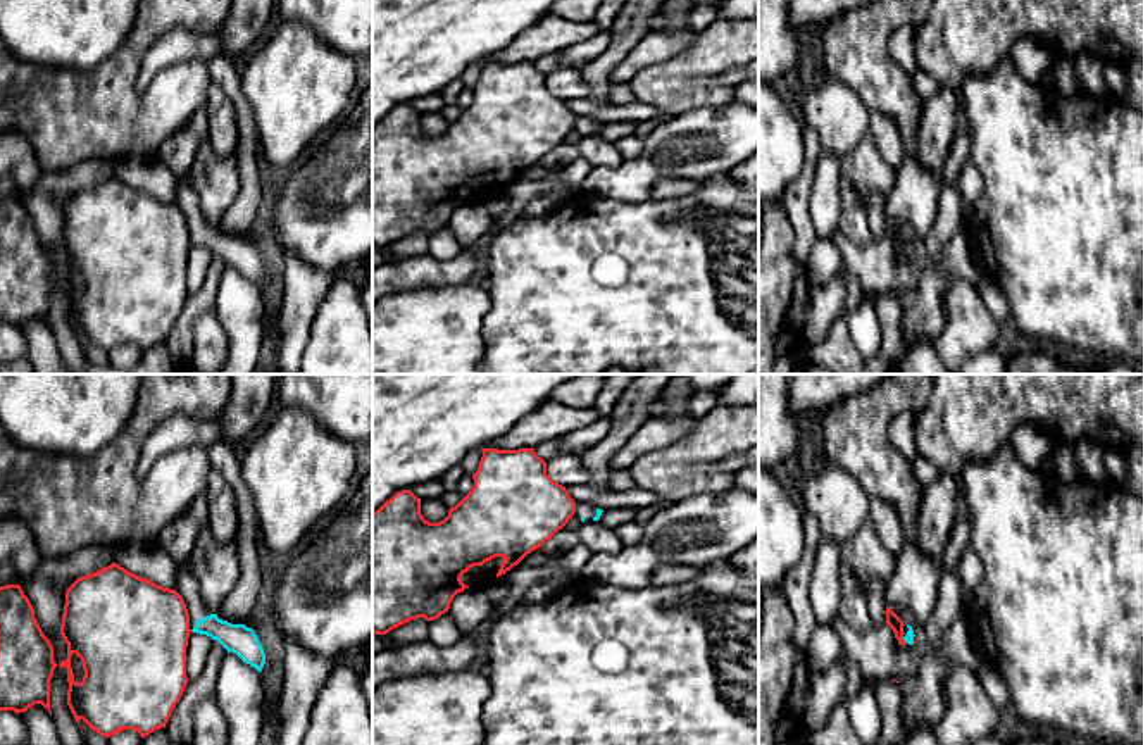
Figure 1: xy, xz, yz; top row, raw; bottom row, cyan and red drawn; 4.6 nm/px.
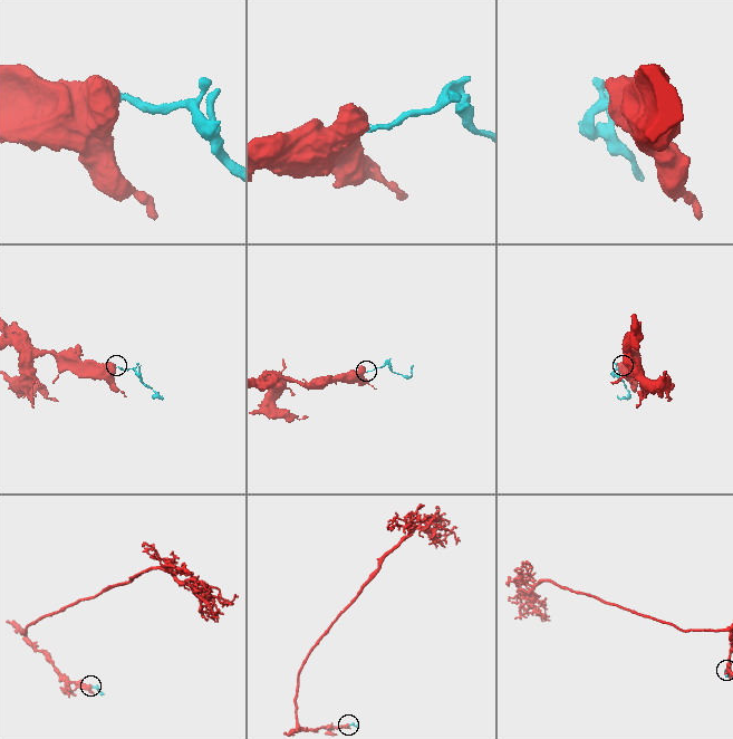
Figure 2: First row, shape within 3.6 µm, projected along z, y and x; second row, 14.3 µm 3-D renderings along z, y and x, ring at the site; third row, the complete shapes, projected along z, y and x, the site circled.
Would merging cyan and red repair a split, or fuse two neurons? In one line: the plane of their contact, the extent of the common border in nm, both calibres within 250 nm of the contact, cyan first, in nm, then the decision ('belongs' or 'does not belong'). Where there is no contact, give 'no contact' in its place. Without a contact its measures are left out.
meets cyan in yz; contact 40 nm long; 50 nm thick on the cyan side, 70 nm on the other; does not belong

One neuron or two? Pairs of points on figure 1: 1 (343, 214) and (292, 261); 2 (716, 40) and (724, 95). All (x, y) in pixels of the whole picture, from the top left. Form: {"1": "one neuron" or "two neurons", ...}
{"1": "two neurons", "2": "one neuron"}

